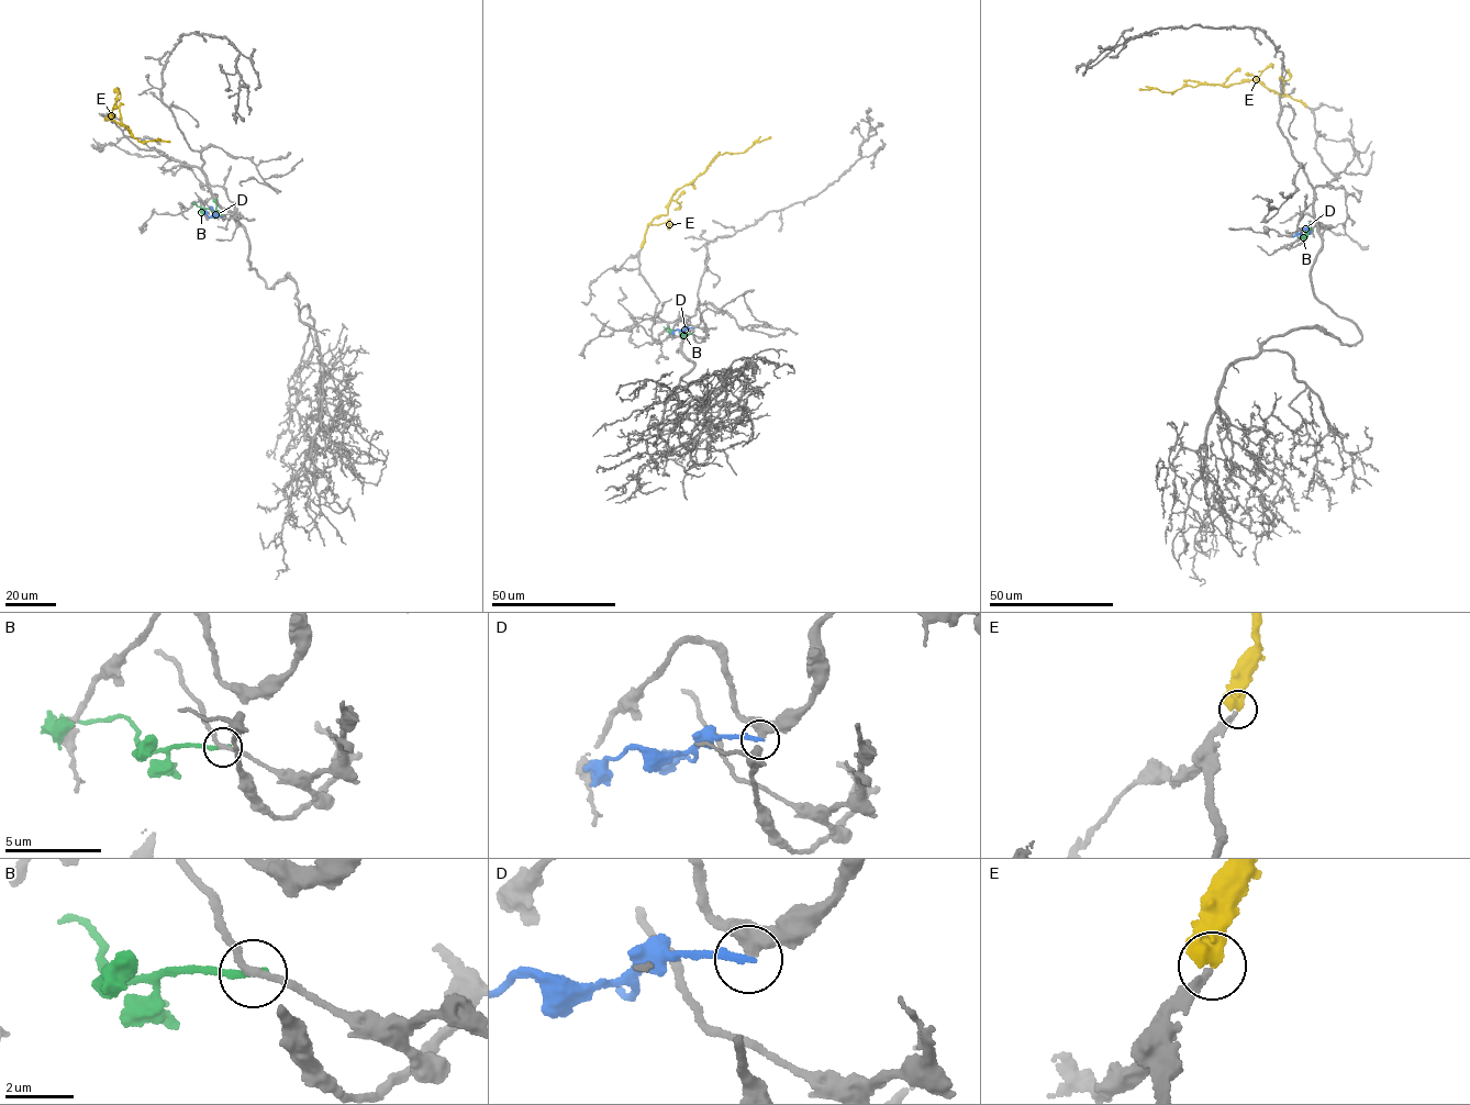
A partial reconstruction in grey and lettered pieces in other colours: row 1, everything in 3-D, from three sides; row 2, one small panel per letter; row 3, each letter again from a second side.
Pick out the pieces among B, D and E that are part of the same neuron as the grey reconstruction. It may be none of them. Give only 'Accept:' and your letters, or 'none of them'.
Accept: E

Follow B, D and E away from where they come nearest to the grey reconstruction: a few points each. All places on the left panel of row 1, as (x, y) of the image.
B: (222, 214), (191, 202)
D: (222, 216), (208, 215), (204, 210)
E: (112, 120), (104, 119), (114, 114), (109, 113), (140, 141), (169, 142)

